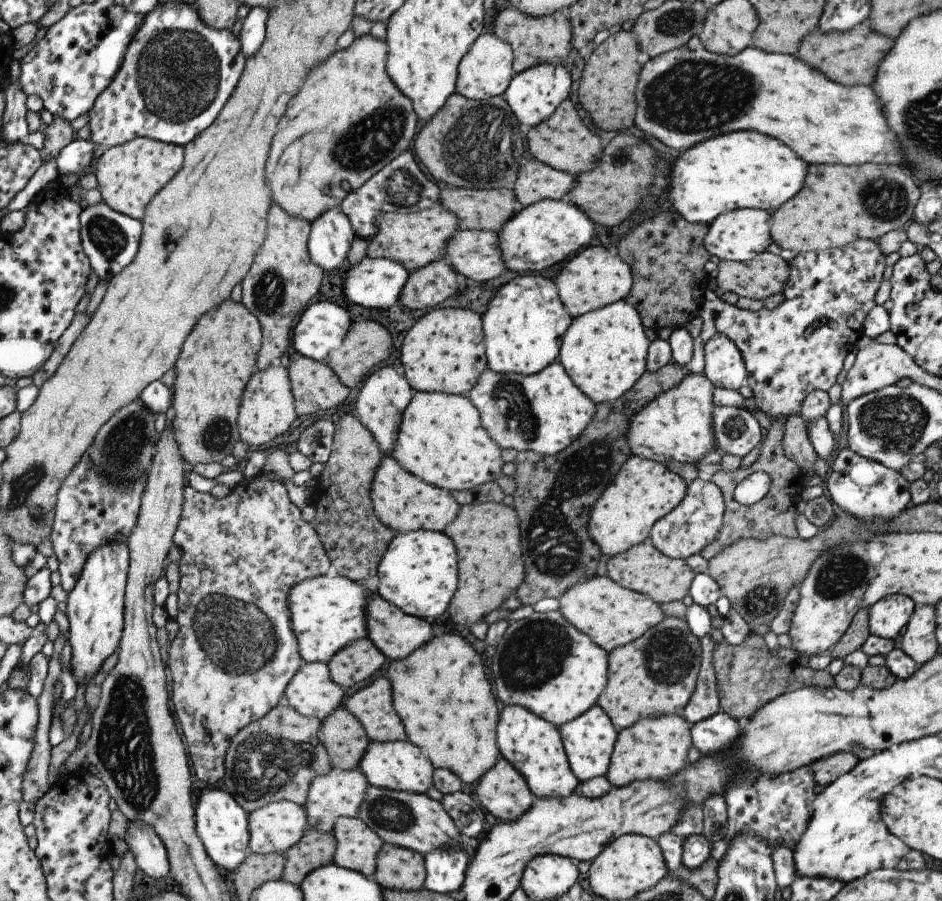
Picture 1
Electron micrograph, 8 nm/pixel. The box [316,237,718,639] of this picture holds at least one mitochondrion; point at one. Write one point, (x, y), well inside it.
(555, 552)

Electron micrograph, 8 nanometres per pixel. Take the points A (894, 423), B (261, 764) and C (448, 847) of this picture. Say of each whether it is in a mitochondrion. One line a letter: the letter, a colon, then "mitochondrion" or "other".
A: mitochondrion
B: mitochondrion
C: other

